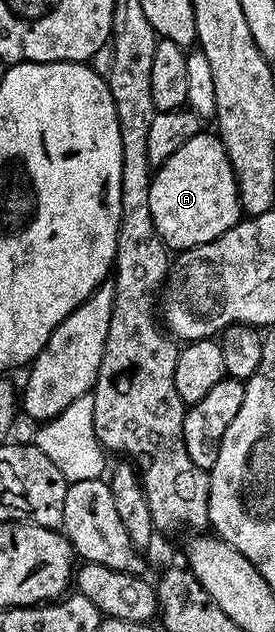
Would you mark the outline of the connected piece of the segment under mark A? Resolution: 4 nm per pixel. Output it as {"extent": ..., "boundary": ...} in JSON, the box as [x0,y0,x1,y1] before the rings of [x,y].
{"extent":[149,130,242,250],"boundary":[[[209,130],[201,131],[191,142],[183,142],[183,146],[156,169],[153,185],[149,187],[149,213],[159,238],[169,250],[203,246],[242,219],[237,179],[220,136]]]}

